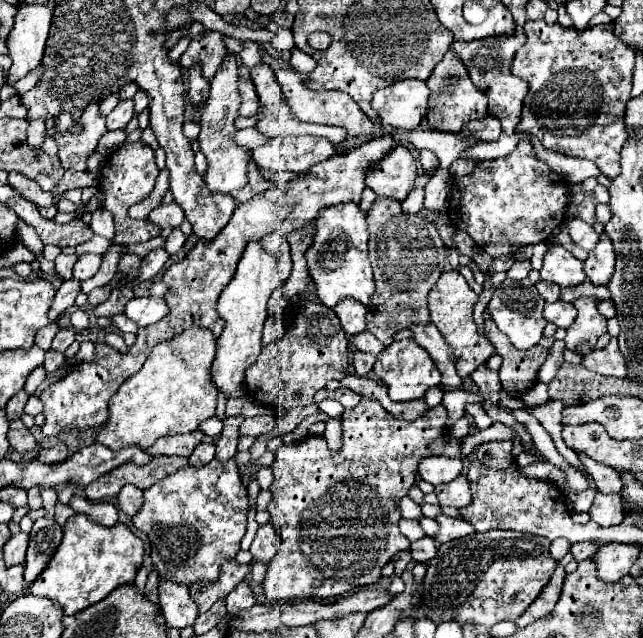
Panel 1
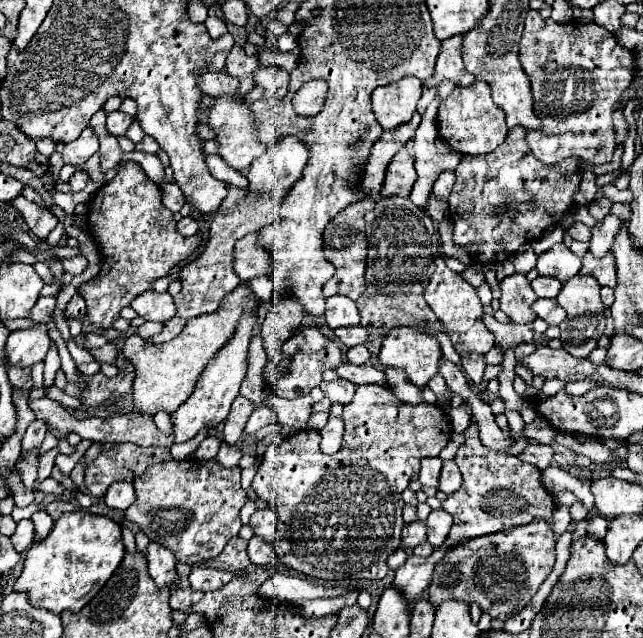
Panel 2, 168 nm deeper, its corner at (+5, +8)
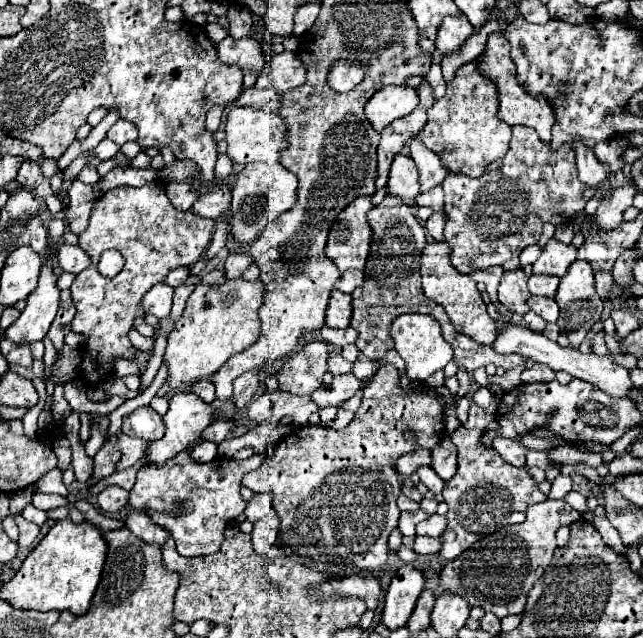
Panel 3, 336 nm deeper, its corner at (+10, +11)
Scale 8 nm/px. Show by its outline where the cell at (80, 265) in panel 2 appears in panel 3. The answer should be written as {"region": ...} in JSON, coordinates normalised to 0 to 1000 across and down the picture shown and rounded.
{"region":[[[100,382],[93,392],[90,392],[90,417],[100,423],[100,426],[128,426],[134,417],[140,414],[140,401],[124,389],[124,386],[106,386]]]}

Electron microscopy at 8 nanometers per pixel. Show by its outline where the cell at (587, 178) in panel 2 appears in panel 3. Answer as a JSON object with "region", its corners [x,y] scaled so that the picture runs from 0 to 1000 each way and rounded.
{"region":[[[899,226],[899,232],[896,232],[896,257],[899,257],[899,279],[911,292],[927,295],[930,288],[936,288],[946,279],[942,260],[927,251],[924,238],[911,238],[911,232],[905,232],[905,226]]]}

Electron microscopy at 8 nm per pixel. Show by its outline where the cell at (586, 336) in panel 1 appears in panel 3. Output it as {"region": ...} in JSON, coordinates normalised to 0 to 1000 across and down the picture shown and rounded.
{"region":[[[896,408],[886,417],[883,429],[877,436],[871,436],[871,448],[868,448],[868,458],[865,458],[862,470],[871,480],[871,498],[868,498],[871,524],[877,524],[883,530],[886,545],[902,545],[902,539],[908,536],[918,514],[936,495],[936,470],[924,458],[924,426],[921,426],[921,420],[911,408]]]}

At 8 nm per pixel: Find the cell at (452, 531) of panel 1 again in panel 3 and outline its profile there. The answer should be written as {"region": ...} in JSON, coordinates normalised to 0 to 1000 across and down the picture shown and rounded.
{"region":[[[672,806],[666,809],[663,815],[656,815],[650,824],[647,824],[647,837],[650,840],[675,840],[681,843],[694,828],[694,809],[684,809],[684,806]]]}

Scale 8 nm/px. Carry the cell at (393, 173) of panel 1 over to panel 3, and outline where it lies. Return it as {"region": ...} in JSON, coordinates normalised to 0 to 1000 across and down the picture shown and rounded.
{"region":[[[628,241],[613,245],[600,295],[603,295],[603,304],[619,307],[625,317],[641,317],[653,304],[650,266],[638,245],[628,245]]]}

